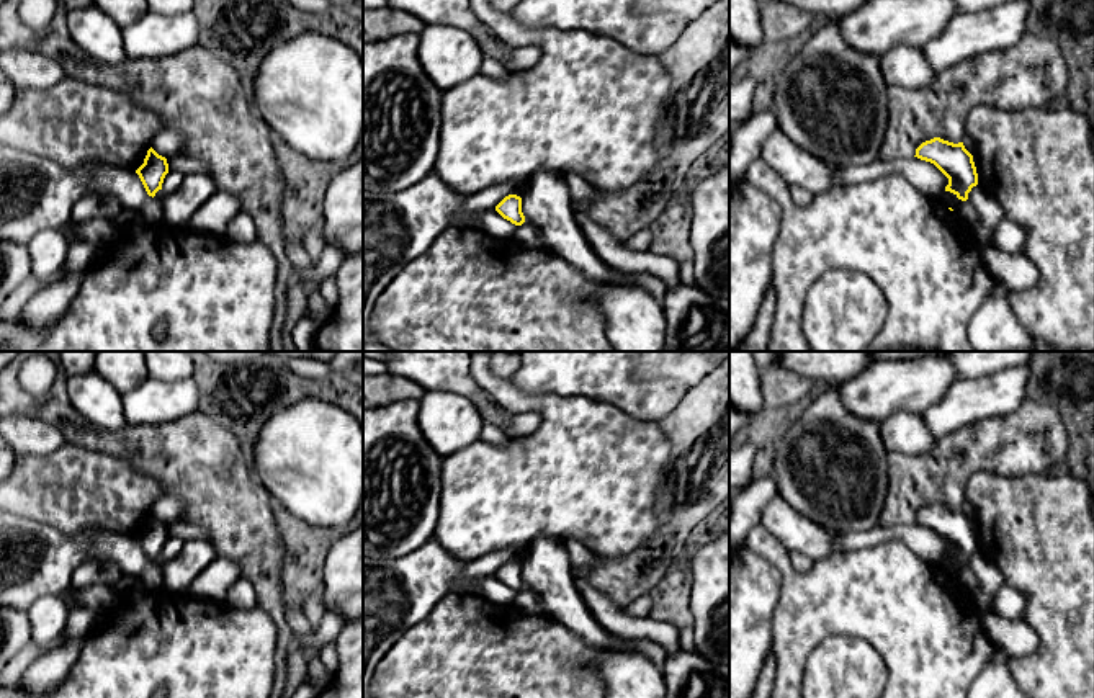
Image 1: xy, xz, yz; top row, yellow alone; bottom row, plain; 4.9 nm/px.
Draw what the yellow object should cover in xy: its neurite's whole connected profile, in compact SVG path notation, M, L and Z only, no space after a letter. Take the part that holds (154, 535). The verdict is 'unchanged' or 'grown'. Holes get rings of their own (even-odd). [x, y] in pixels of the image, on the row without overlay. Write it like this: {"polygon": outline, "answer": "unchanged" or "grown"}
{"polygon": "M152 513L147 517L144 530L136 536L149 562L155 562L162 556L165 541L168 539L167 525L159 521Z", "answer": "unchanged"}

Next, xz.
{"polygon": "M517 561L505 562L497 572L495 577L507 587L515 592L522 592L525 588L525 582L522 579L522 564Z", "answer": "unchanged"}

